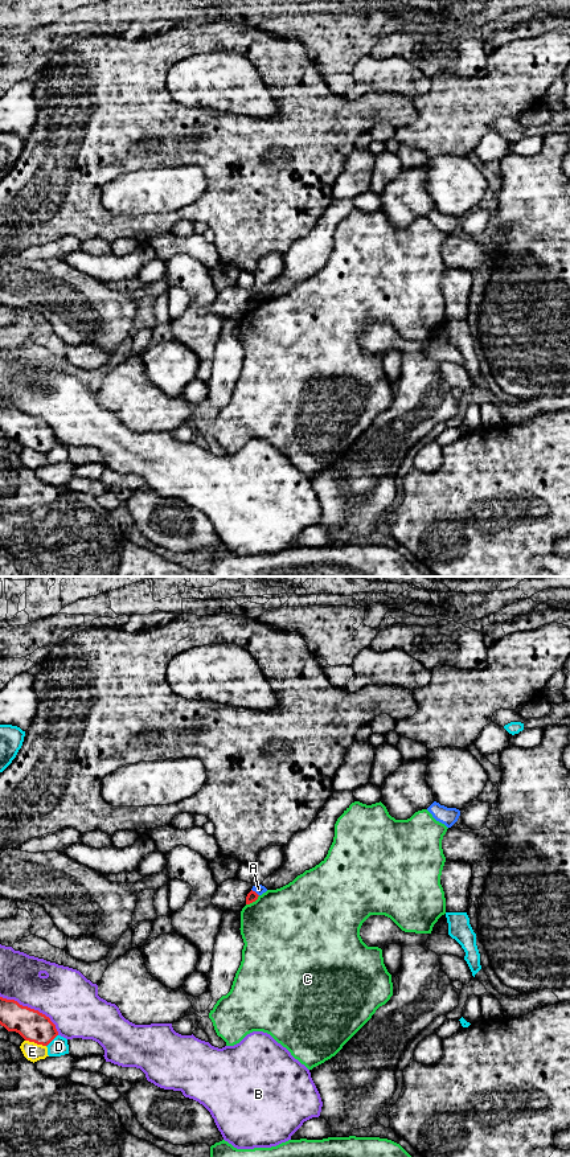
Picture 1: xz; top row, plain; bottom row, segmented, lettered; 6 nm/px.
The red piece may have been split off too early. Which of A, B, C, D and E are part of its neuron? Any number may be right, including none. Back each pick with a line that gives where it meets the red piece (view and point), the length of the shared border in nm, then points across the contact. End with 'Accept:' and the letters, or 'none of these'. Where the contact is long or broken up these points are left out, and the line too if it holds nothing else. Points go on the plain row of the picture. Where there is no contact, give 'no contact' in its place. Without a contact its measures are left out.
Accept: none of these

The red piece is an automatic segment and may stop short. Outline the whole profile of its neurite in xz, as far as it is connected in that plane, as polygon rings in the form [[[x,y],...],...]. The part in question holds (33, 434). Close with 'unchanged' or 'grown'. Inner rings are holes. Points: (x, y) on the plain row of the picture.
[[[0,405],[0,432],[19,440],[25,448],[48,454],[57,443],[56,432],[38,418]]]; unchanged

